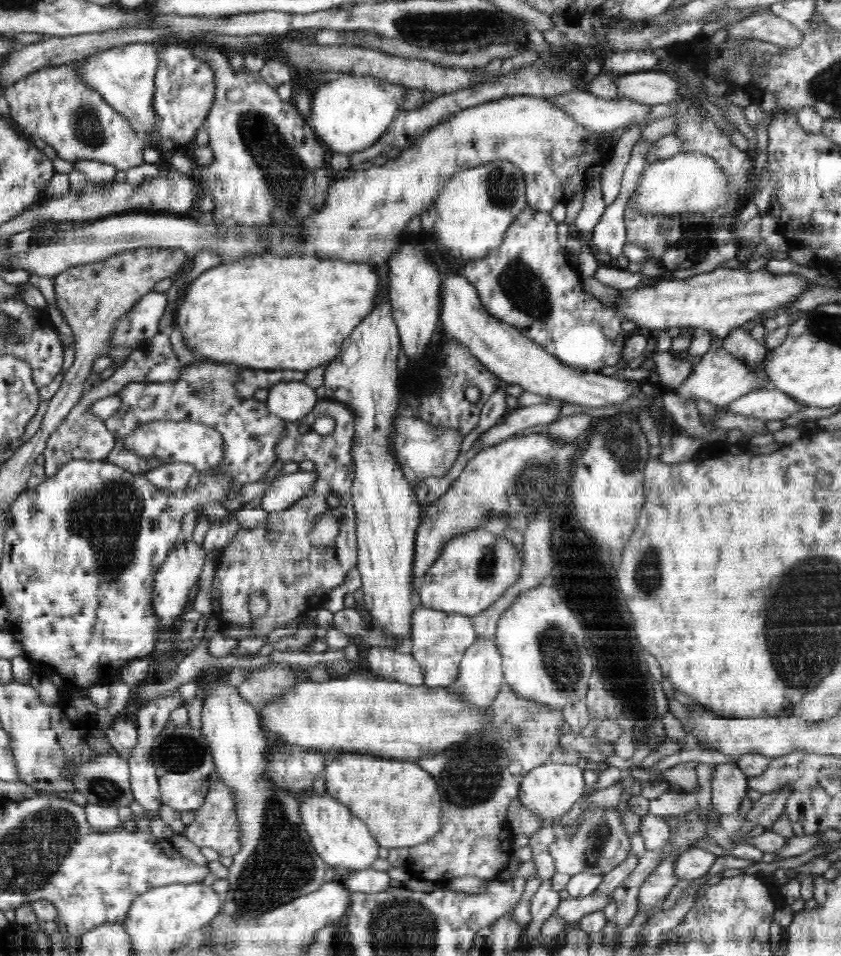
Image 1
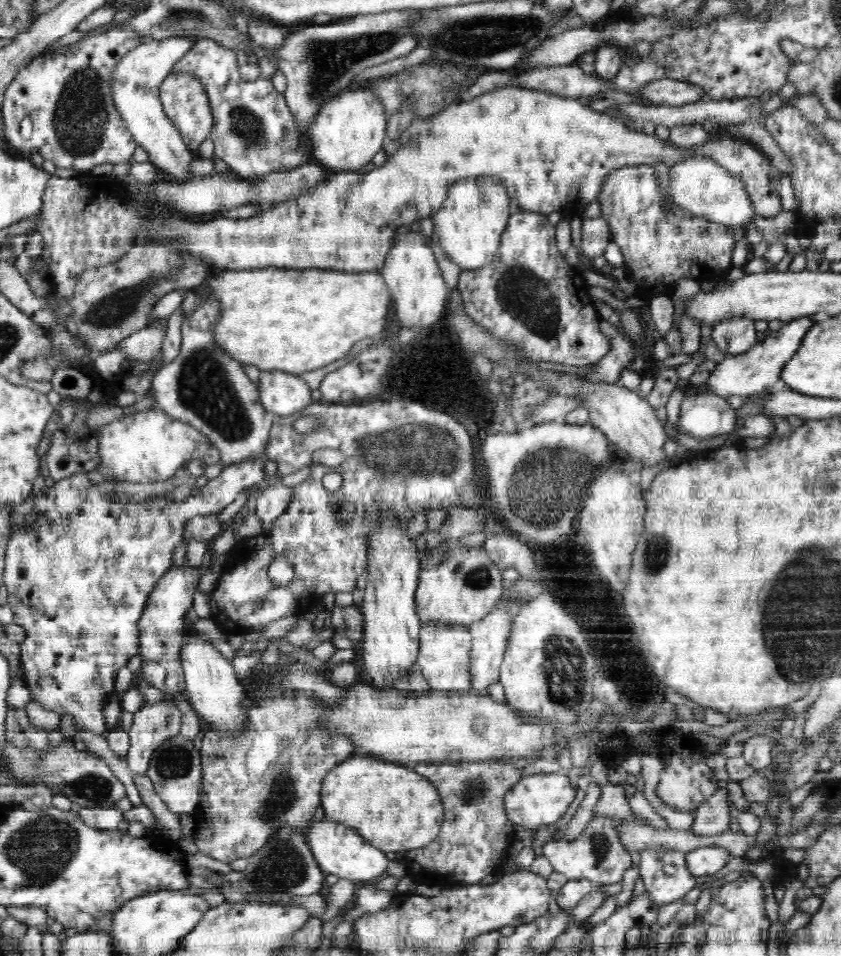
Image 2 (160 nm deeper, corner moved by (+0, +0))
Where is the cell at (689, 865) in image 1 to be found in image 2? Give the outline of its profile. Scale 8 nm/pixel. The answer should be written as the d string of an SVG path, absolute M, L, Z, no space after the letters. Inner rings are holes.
M703 846L686 854L686 867L692 875L704 880L722 870L733 857L724 847Z

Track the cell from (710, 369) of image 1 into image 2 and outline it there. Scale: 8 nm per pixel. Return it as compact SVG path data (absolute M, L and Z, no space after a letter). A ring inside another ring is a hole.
M799 317L784 323L778 330L767 332L763 341L758 341L747 352L729 355L718 362L705 384L708 393L714 393L725 399L729 396L748 396L769 392L780 380L782 368L802 345L806 332L812 328L817 317Z

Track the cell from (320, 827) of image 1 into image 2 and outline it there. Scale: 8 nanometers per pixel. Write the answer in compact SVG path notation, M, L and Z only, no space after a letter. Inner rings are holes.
M323 816L319 823L312 822L306 836L313 857L319 864L319 868L326 874L334 874L339 879L345 878L357 884L362 884L387 872L389 860L386 853L372 846L369 840L364 840L362 836L358 835L356 829L332 822Z

